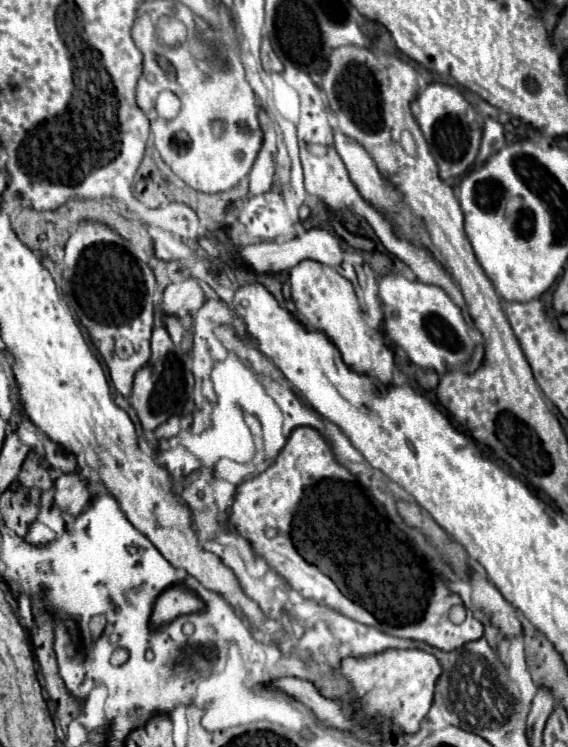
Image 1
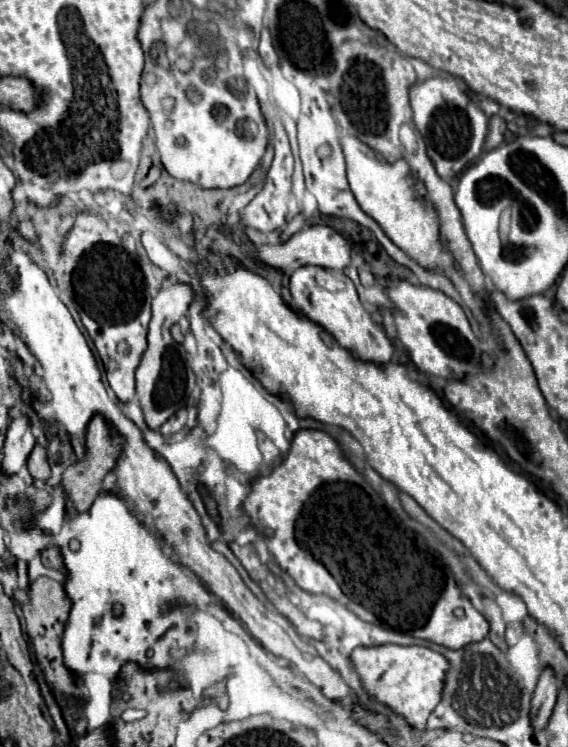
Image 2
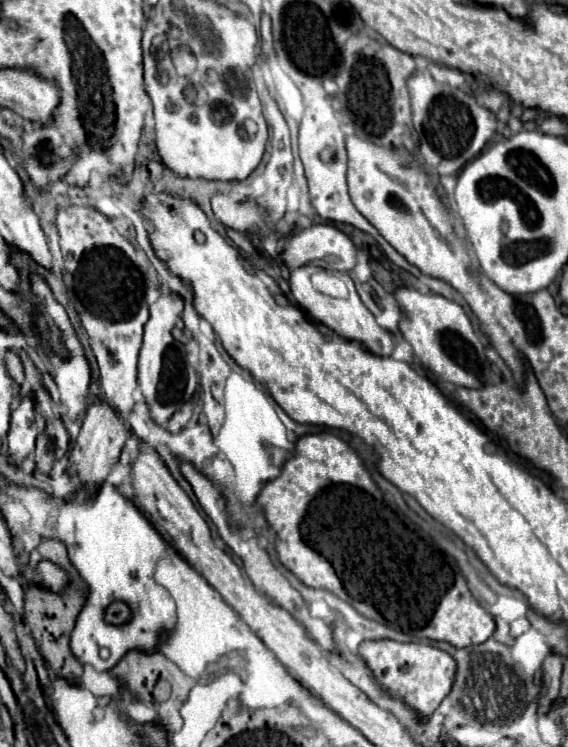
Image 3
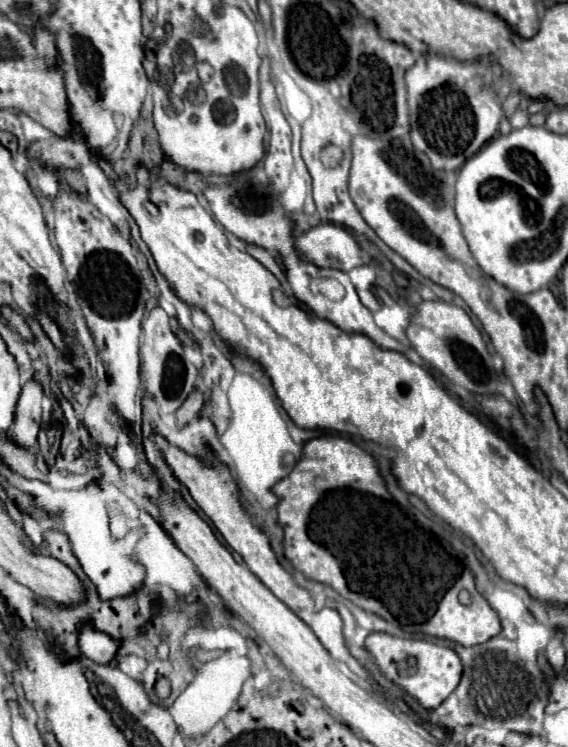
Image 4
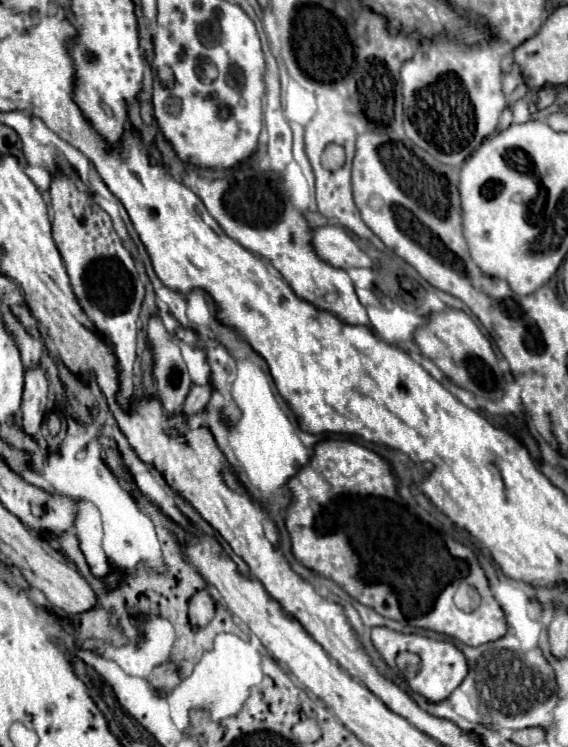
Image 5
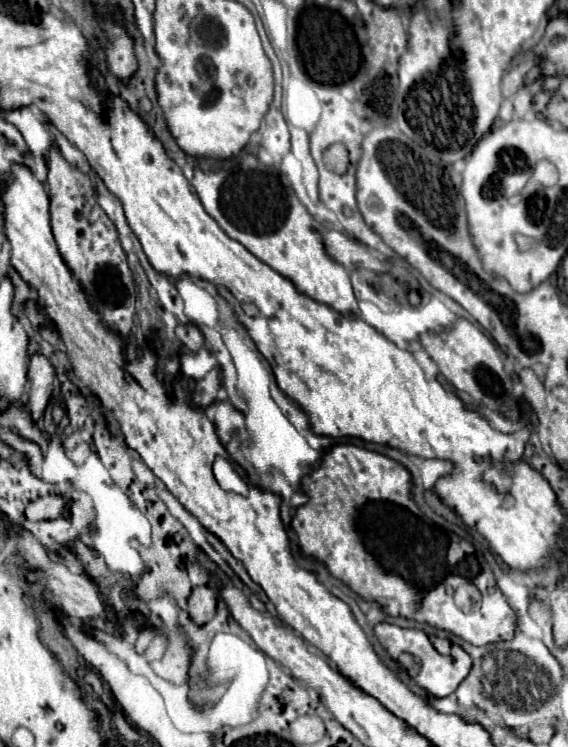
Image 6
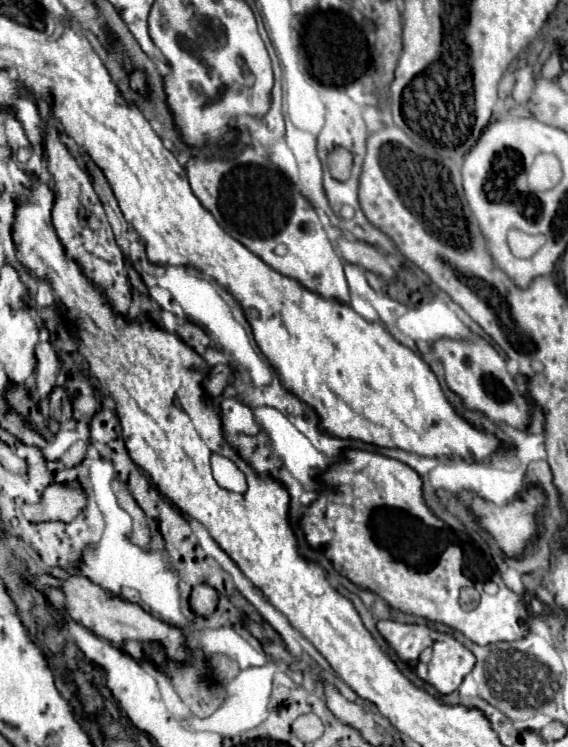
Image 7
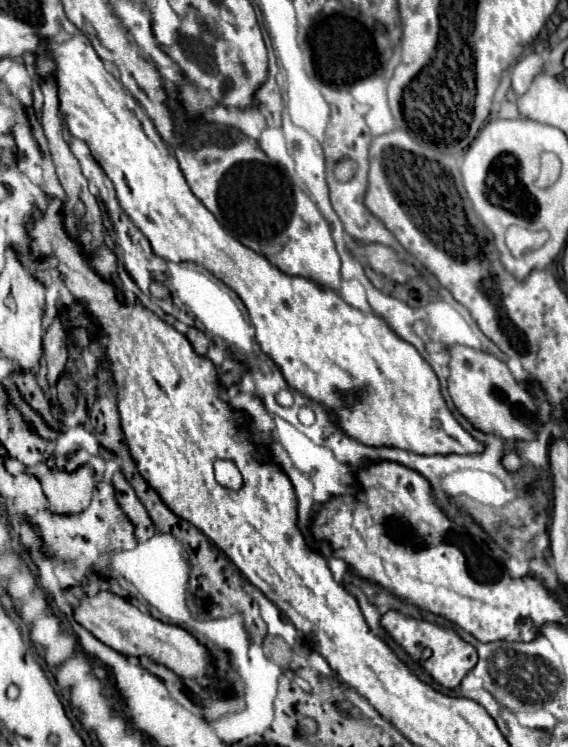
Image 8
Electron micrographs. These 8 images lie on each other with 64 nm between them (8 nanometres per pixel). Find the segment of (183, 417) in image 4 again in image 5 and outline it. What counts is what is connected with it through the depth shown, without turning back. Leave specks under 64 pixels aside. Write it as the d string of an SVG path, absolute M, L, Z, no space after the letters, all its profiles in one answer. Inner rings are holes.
M194 384L194 386L190 388L190 392L188 392L188 396L186 396L186 402L184 402L182 412L184 412L186 416L192 416L192 414L204 410L206 404L210 402L212 392L214 392L212 384L204 384L204 386L196 386L196 384Z

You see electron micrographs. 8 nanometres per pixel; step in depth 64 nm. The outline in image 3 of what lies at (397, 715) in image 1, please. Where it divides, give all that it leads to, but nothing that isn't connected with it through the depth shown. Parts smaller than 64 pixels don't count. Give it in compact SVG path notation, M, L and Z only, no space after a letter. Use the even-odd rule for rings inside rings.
M366 640L360 644L360 654L366 664L372 668L378 682L388 694L404 698L422 720L428 720L440 702L452 690L452 676L456 676L456 660L430 644L420 642L396 642L396 640ZM402 666L408 666L408 672L400 672Z

